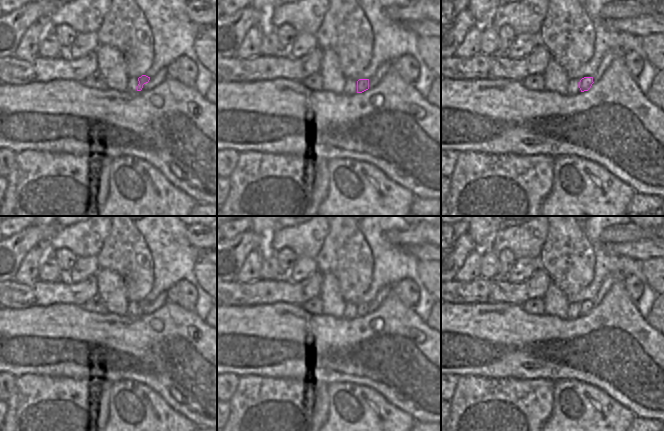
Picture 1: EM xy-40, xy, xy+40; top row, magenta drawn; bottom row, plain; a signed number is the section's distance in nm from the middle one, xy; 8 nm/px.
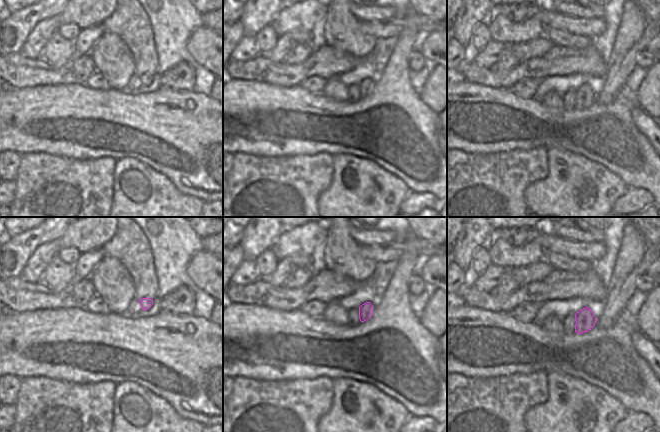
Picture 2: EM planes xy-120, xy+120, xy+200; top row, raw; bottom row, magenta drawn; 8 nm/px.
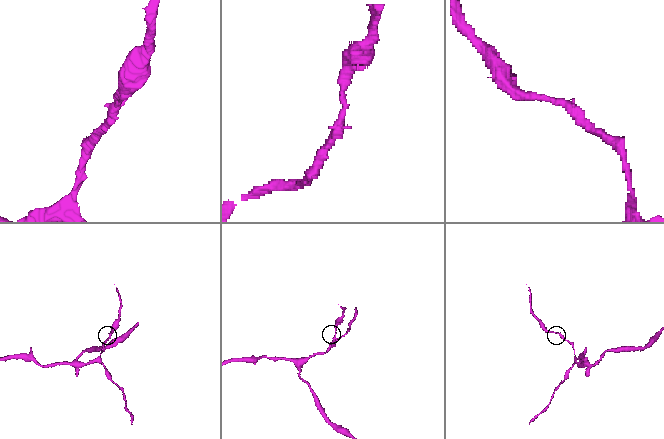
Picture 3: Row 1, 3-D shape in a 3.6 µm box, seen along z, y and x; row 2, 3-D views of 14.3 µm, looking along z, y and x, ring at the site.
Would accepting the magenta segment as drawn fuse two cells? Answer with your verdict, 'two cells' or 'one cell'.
one cell

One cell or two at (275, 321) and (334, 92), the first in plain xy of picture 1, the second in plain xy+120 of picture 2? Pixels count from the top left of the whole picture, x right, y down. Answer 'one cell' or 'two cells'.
two cells

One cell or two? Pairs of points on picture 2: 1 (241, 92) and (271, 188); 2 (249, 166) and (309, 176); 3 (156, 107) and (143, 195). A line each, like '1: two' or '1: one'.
1: two
2: one
3: two

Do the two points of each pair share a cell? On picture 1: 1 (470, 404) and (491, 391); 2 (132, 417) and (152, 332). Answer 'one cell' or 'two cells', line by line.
1: one cell
2: two cells

